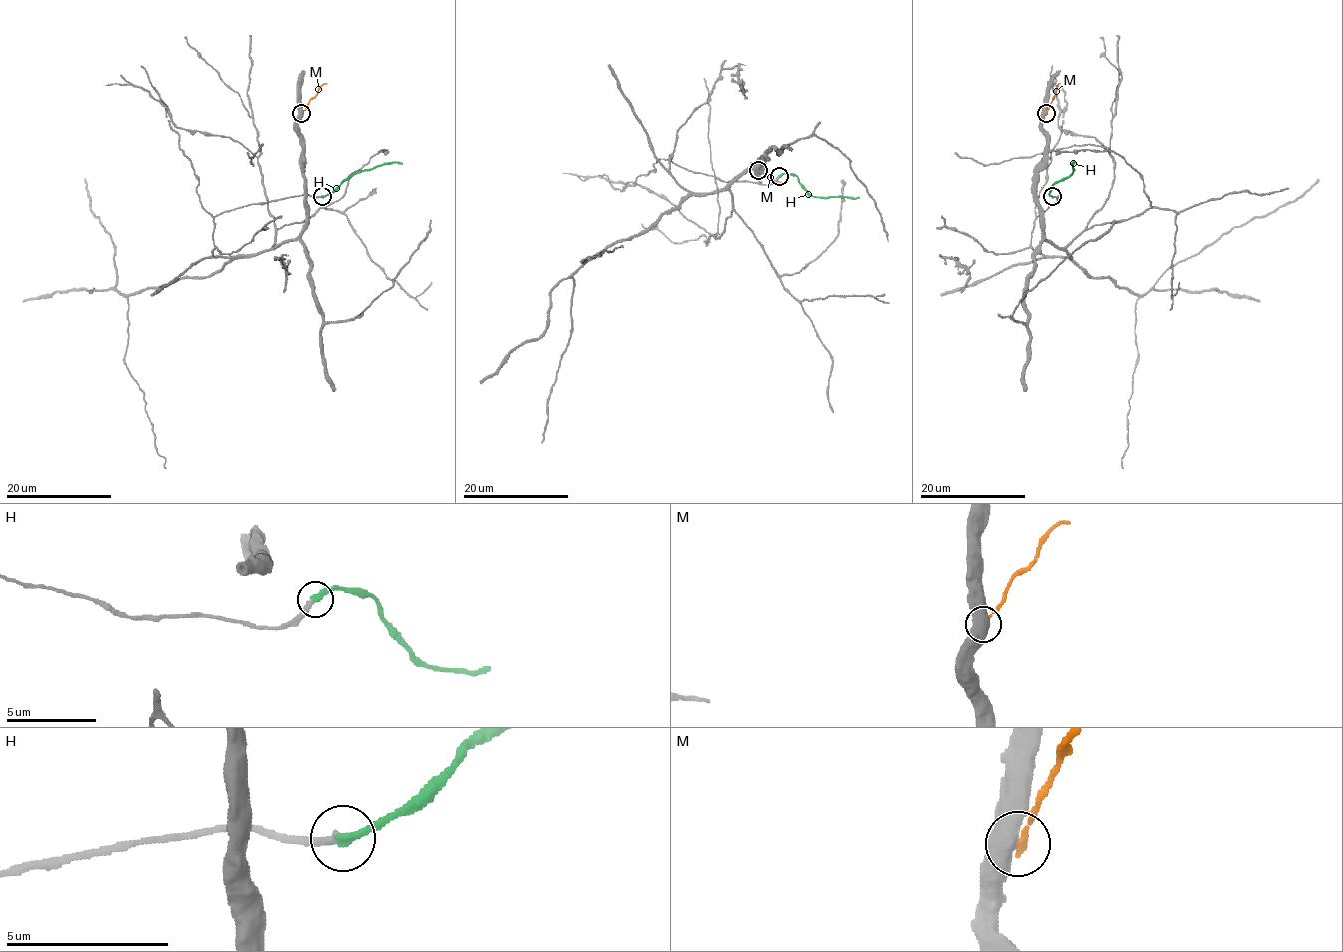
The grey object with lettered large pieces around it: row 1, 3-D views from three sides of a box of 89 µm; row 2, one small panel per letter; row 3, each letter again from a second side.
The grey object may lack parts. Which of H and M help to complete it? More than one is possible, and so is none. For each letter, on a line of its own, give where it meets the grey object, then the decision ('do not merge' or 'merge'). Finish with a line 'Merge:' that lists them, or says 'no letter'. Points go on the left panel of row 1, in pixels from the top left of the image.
H: (322, 196) | merge
M: (301, 113) | do not merge
Merge: H

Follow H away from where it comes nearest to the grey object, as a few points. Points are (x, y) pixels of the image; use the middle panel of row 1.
H: (779, 176), (793, 174), (813, 196), (859, 196)

